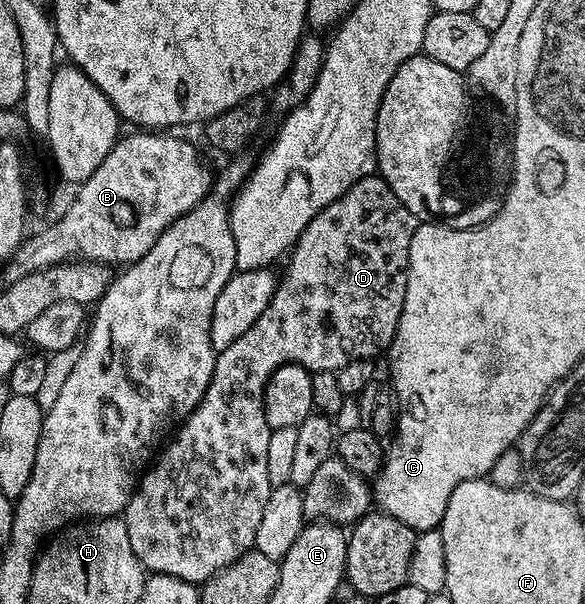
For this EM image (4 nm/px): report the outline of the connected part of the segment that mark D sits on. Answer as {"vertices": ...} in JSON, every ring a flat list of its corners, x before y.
{"vertices":[[378,173,366,175,364,179,357,181,341,197,337,197,337,201,325,205,325,209,321,209,321,213,317,213,317,217,313,217,313,221,309,221,309,225,305,225,301,237,286,256,287,268,284,269,283,275,281,271,278,276,273,297,269,301,269,305,265,305,265,313,261,313,261,317,257,317,257,321,253,321,253,329,249,329,249,333,245,333,245,337,237,337,237,341,233,341,233,345,229,345,229,349,216,354,213,377,209,381,209,389,205,389,206,397,195,406,195,412,187,416,178,430,174,432,175,440,171,444,168,442,158,452,154,462,146,468,145,474,139,480,139,486,131,495,131,500,127,502,127,508,121,512,123,524,129,529,129,545,133,545,133,553,137,553,144,569,156,575,168,575,177,577,186,583,202,585,221,569,225,569,230,563,243,556,245,552,254,548,257,529,261,526,261,517,265,510,265,501,269,501,269,493,272,489,269,473,265,469,267,446,269,446,272,429,265,421,265,409,263,408,263,390,269,377,278,367,283,367,286,363,296,363,312,373,317,371,336,372,345,365,349,365,349,361,374,360,375,355,381,354,382,351,384,354,390,348,393,337,397,333,397,321,401,321,401,309,405,305,409,241,413,241,416,226,415,215,409,213,409,209,405,209,405,205,401,205,397,193,393,193,393,189,389,189,387,182]]}

